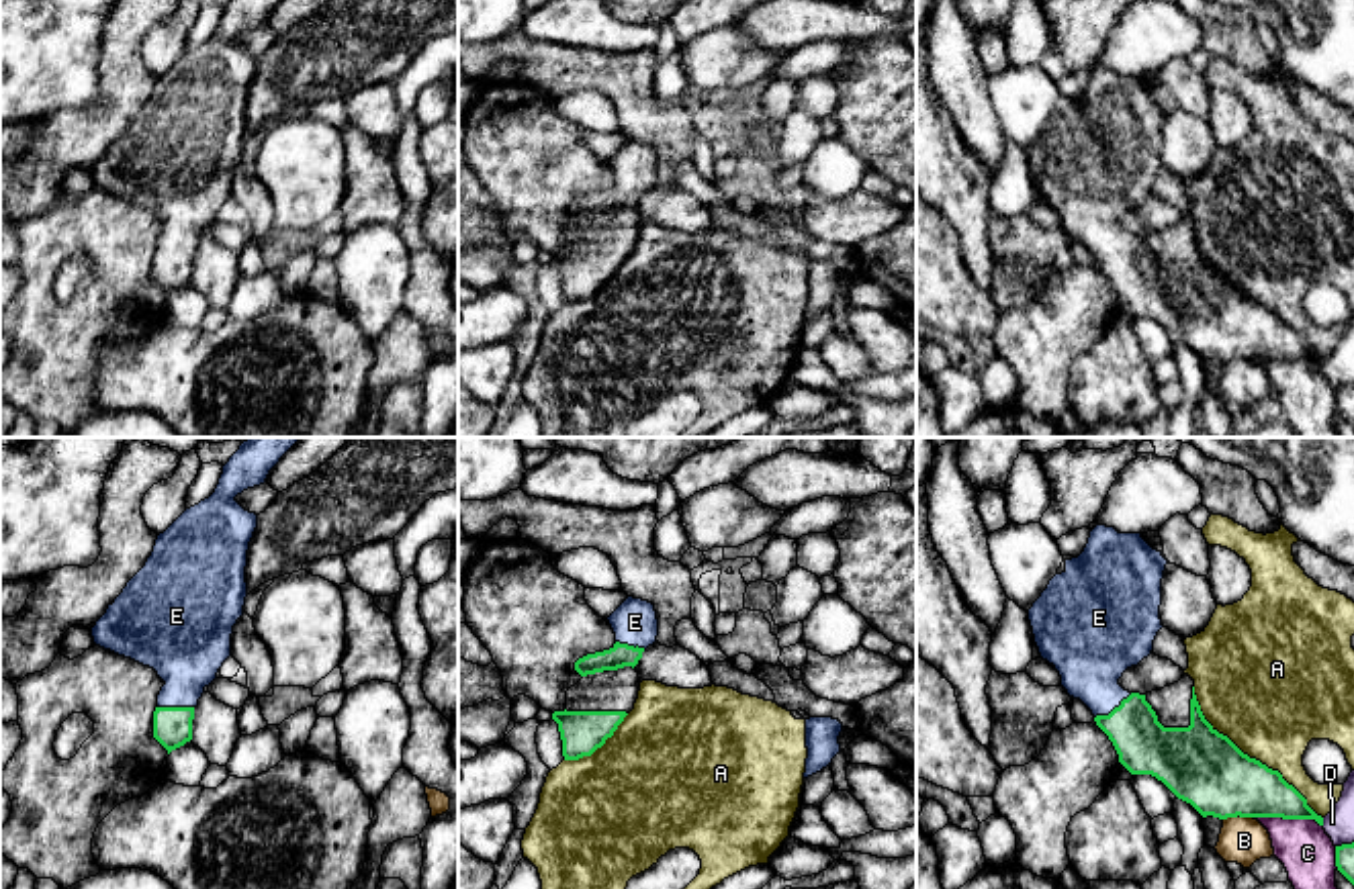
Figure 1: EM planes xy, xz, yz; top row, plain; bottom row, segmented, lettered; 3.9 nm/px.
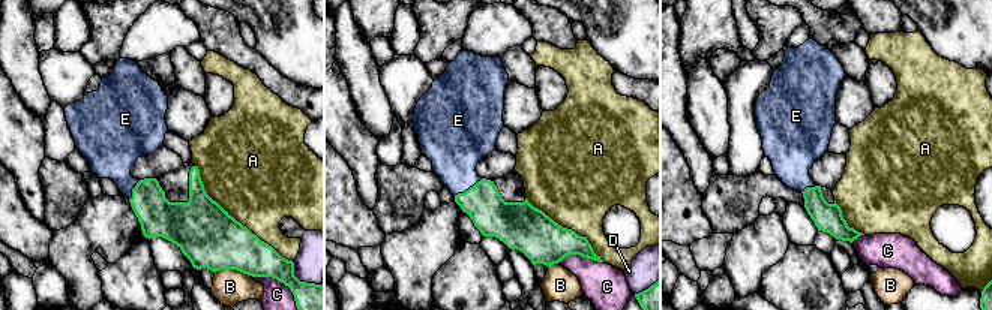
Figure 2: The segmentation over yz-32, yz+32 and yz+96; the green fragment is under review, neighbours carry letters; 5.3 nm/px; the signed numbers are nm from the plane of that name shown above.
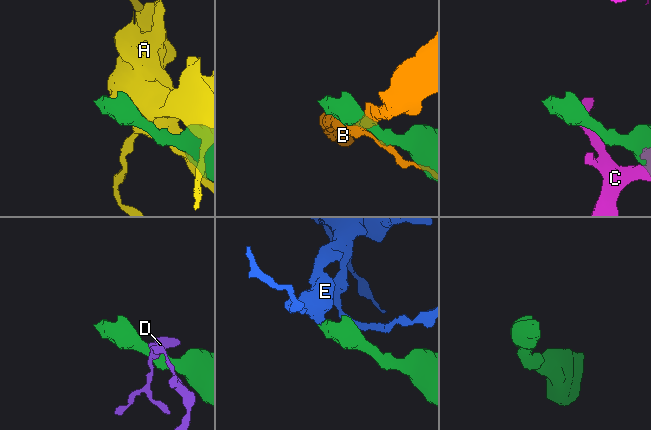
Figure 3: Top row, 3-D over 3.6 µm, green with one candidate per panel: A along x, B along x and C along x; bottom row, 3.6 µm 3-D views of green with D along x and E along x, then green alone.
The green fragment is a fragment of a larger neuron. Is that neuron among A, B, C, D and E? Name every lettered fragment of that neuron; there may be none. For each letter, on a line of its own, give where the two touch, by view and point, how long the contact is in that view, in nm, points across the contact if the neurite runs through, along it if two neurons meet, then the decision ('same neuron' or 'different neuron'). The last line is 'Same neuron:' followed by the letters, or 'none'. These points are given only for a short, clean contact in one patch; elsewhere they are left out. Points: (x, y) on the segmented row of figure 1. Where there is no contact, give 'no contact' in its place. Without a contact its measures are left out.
A: meets green in yz at (1248, 757); contact 750 nm long; different neuron
B: meets green in yz at (1238, 814); contact 120 nm long; different neuron
C: meets green in yz at (1289, 818); contact 280 nm long; different neuron
D: meets green in yz at (1322, 822); contact 30 nm long; border along yz (1322, 818), (1324, 824); different neuron
E: meets green in yz at (1115, 708); contact 180 nm long; runs through yz (1144, 746), (1132, 724), (1115, 708), (1095, 683), (1091, 650); same neuron
Same neuron: E

